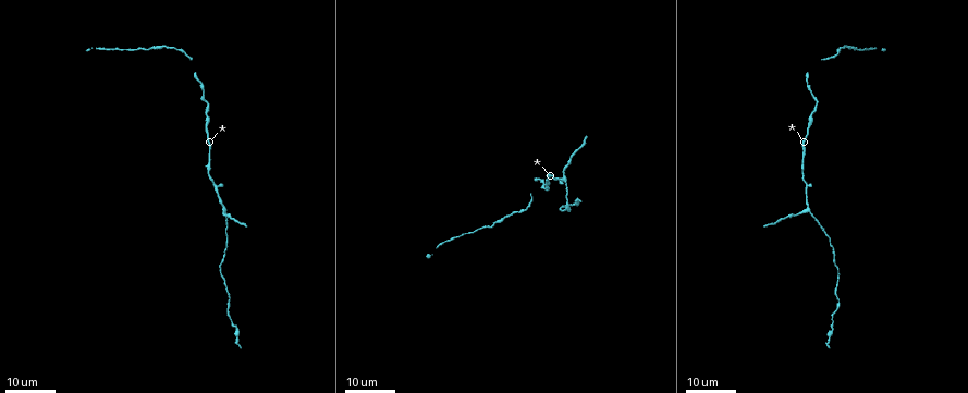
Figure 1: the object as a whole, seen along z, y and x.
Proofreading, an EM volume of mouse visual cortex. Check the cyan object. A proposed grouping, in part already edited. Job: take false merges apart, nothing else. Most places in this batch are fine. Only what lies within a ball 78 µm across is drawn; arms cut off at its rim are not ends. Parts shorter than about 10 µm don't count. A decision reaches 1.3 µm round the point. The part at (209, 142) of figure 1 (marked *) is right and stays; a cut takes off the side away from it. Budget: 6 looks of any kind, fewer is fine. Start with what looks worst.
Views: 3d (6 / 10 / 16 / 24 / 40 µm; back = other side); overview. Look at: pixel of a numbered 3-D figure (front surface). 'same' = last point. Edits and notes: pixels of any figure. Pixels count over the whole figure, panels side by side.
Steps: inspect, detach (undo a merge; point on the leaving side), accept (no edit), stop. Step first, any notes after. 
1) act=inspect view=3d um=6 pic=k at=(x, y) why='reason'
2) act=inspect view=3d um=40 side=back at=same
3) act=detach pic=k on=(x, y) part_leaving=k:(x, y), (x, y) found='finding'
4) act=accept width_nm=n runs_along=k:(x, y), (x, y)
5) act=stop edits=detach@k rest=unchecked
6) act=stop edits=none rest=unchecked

act=inspect view=3d um=24 pic=1 at=(206, 173)

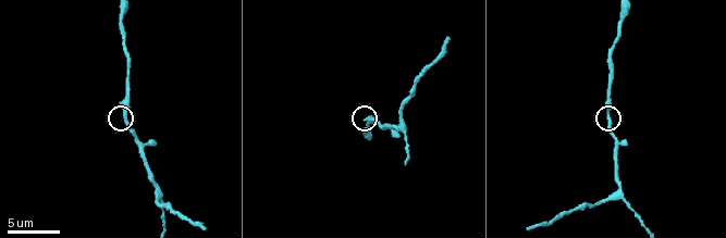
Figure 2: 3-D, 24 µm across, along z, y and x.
act=inspect view=3d um=6 pic=2 at=(126, 119)

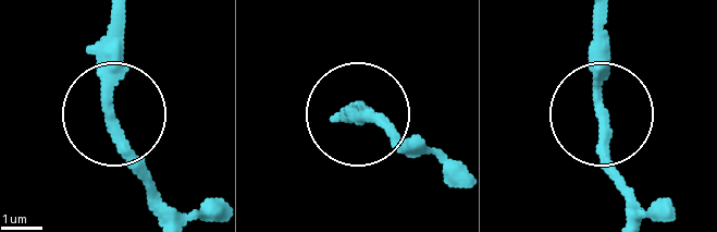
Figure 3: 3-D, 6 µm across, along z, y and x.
act=accept runs_along=3:(609, 13), (598, 159), (630, 218) found='all the same neuron'

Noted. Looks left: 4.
act=inspect view=3d um=24 pic=1 at=(836, 283) why='a narrow waist'

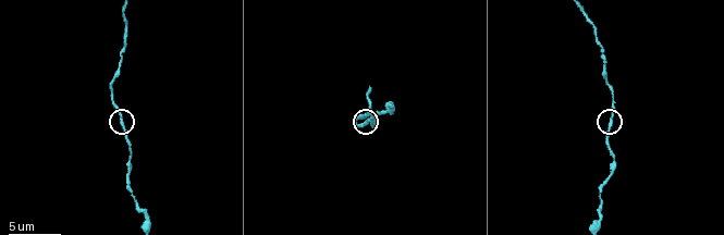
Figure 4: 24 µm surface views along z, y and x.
act=inspect view=3d um=6 pic=4 at=(613, 116)

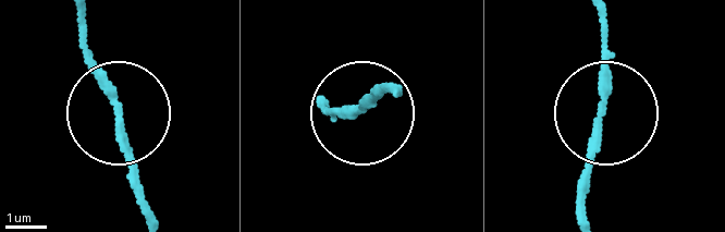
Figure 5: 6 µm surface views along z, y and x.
act=accept runs_along=5:(80, 17), (146, 215) found='continuous, no second neuron'

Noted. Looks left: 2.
act=inspect view=3d um=10 pic=4 at=(381, 113) why='calibre changes'

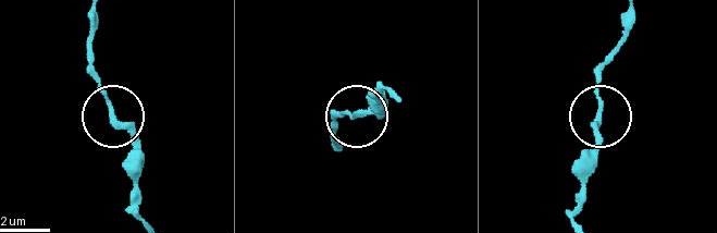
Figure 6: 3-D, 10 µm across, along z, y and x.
act=accept runs_along=6:(629, 17), (627, 36), (598, 81), (594, 166) found='continuous, no second neuron'

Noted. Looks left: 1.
act=stop edits=none rest=unchecked

